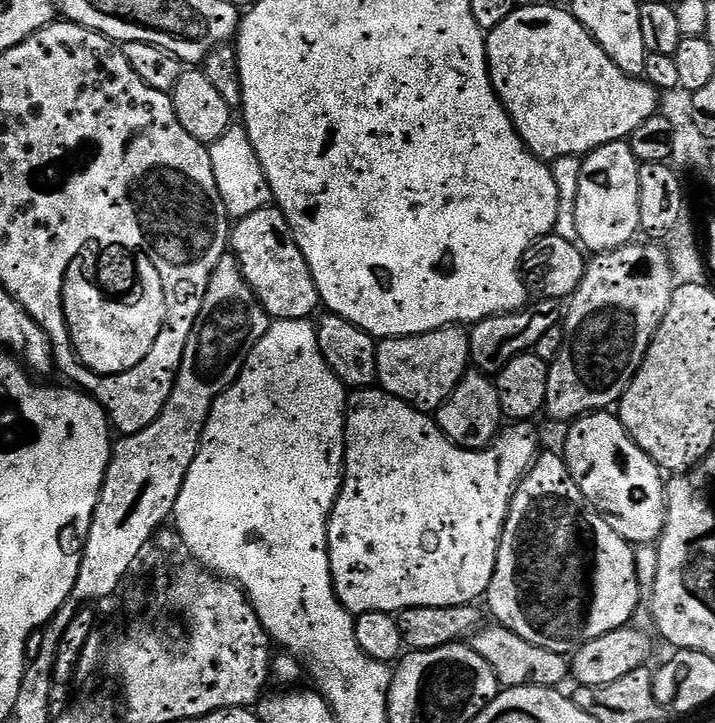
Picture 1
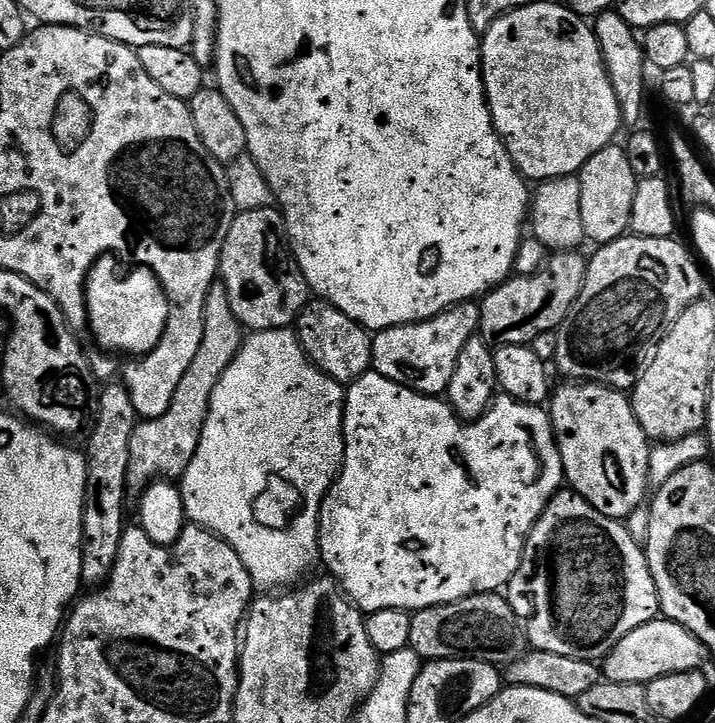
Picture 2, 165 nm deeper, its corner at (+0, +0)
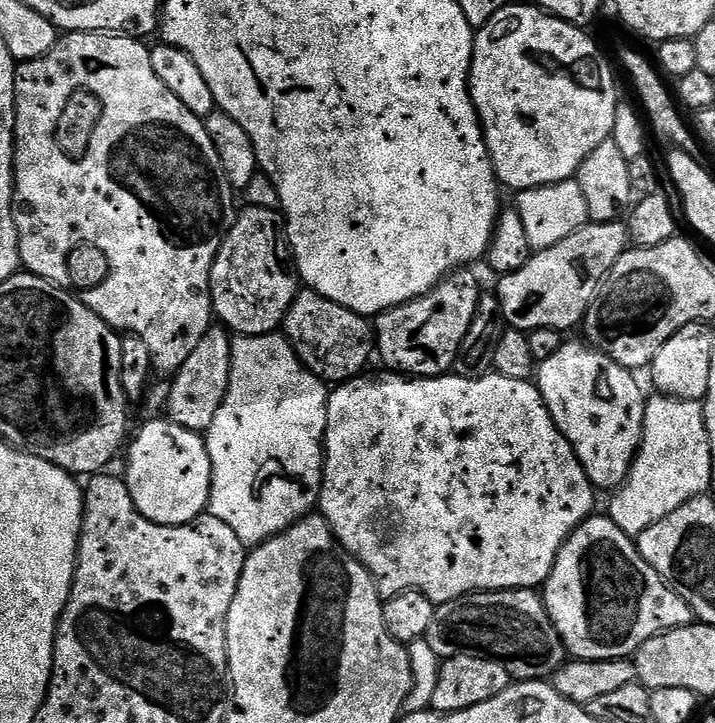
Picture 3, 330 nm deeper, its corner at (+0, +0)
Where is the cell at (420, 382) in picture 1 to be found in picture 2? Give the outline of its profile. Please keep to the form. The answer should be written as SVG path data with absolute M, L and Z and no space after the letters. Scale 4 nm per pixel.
M465 302L447 308L429 320L419 320L417 324L387 328L372 336L372 368L410 390L427 396L440 396L447 393L450 378L454 378L454 366L458 366L462 346L466 346L479 326L479 303Z

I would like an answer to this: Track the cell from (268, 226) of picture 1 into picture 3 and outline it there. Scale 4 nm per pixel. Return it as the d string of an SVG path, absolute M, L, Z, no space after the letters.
M248 206L245 209L237 220L235 217L231 221L224 239L220 241L216 261L212 264L210 274L212 311L215 319L233 333L241 336L266 335L275 333L283 325L284 316L290 310L298 291L298 273L285 237L282 235L281 217L270 208Z

